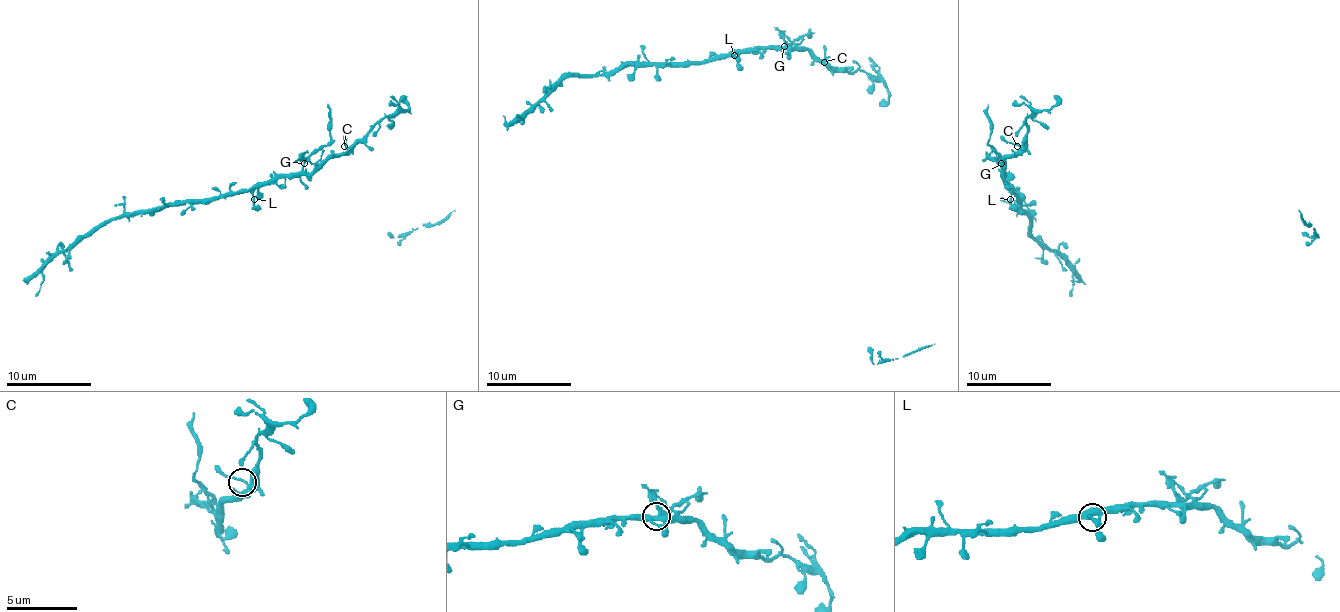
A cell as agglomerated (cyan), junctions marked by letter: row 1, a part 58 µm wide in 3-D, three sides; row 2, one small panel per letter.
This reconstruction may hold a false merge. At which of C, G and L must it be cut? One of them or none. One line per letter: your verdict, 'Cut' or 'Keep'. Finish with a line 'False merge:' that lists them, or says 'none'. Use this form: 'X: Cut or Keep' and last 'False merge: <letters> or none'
C: Keep
G: Cut
L: Keep
False merge: G

